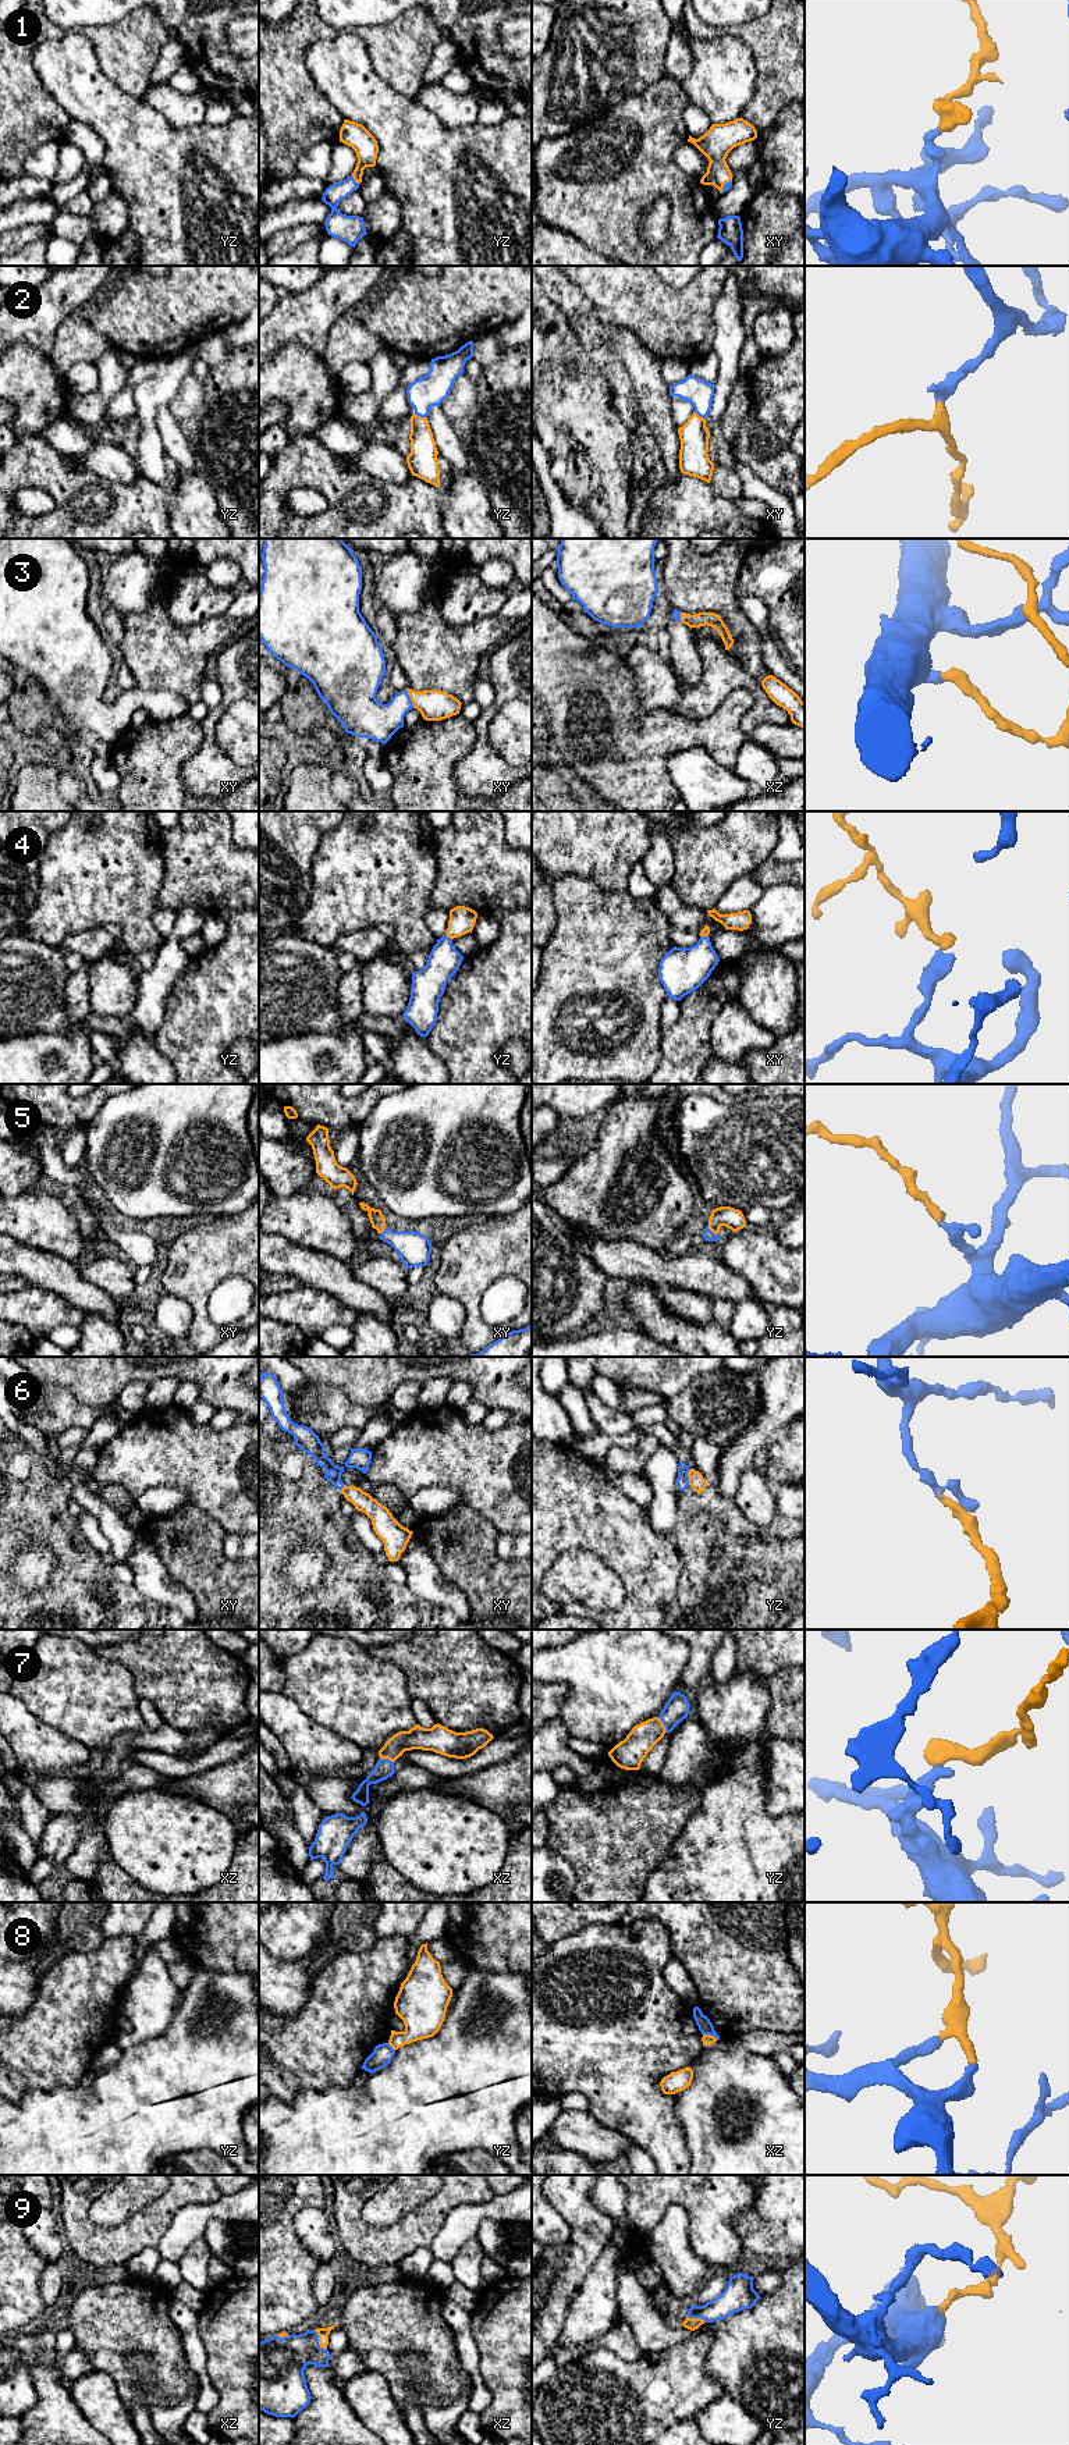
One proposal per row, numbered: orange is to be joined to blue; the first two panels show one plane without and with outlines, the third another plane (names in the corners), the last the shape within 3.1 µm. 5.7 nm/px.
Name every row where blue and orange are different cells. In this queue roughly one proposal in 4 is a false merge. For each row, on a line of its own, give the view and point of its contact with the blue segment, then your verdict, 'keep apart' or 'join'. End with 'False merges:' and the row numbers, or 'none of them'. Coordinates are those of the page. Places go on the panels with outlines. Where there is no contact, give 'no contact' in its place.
1: yz (354, 180) | join
2: yz (421, 416) | join
3: xy (409, 697) | join
4: yz (447, 937) | join
5: yz (710, 1230) | join
6: yz (688, 1477) | keep apart
7: xz (387, 1759) | join
8: xz (710, 2035) | keep apart
9: xz (318, 2341) | join
False merges: 6, 8

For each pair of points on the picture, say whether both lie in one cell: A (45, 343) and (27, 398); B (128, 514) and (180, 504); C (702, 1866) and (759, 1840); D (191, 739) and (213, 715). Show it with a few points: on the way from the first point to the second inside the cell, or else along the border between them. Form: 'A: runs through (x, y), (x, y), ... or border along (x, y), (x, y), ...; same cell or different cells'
A: border along (14, 343), (29, 343), (48, 356); different cells
B: border along (170, 491), (169, 523); different cells
C: runs through (716, 1866), (732, 1866), (745, 1854); same cell
D: border along (199, 722), (202, 743), (188, 757); different cells

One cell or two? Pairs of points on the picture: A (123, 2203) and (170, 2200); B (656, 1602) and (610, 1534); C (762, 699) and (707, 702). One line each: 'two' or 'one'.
A: two
B: one
C: one

